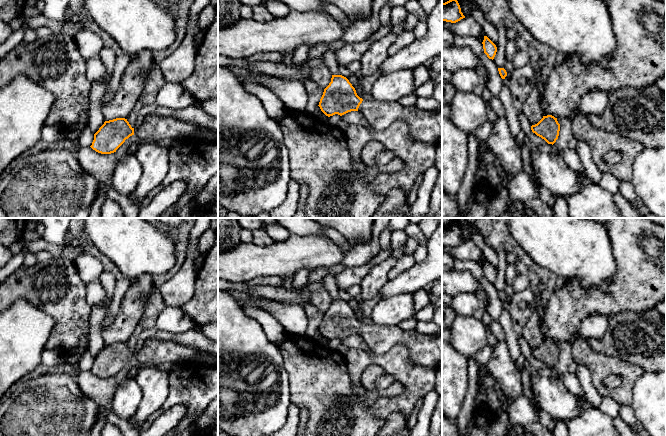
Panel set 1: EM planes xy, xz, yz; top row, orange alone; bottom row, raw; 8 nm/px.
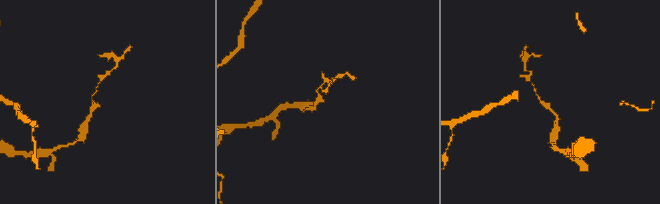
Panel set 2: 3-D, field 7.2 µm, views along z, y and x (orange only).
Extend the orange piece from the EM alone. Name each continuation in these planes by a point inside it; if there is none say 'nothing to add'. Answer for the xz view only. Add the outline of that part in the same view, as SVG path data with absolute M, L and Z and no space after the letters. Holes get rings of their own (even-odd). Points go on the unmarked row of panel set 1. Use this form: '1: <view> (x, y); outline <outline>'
1: xz (425, 350); outline M377 324L362 325L358 335L374 353L384 353L395 344L404 344L410 351L412 364L442 367L442 336Z

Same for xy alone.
1: xy (154, 351); outline M148 338L140 350L135 350L134 359L139 363L162 364L165 362L190 362L197 359L197 350L186 345Z

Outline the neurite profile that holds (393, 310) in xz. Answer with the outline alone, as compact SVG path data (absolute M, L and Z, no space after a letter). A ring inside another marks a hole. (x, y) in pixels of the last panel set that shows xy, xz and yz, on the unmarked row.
M406 292L379 300L374 306L371 319L374 324L397 326L399 323L415 316L414 293Z

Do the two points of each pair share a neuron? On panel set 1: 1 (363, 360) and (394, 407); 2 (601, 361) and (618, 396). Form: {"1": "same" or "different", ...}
{"1": "same", "2": "same"}

